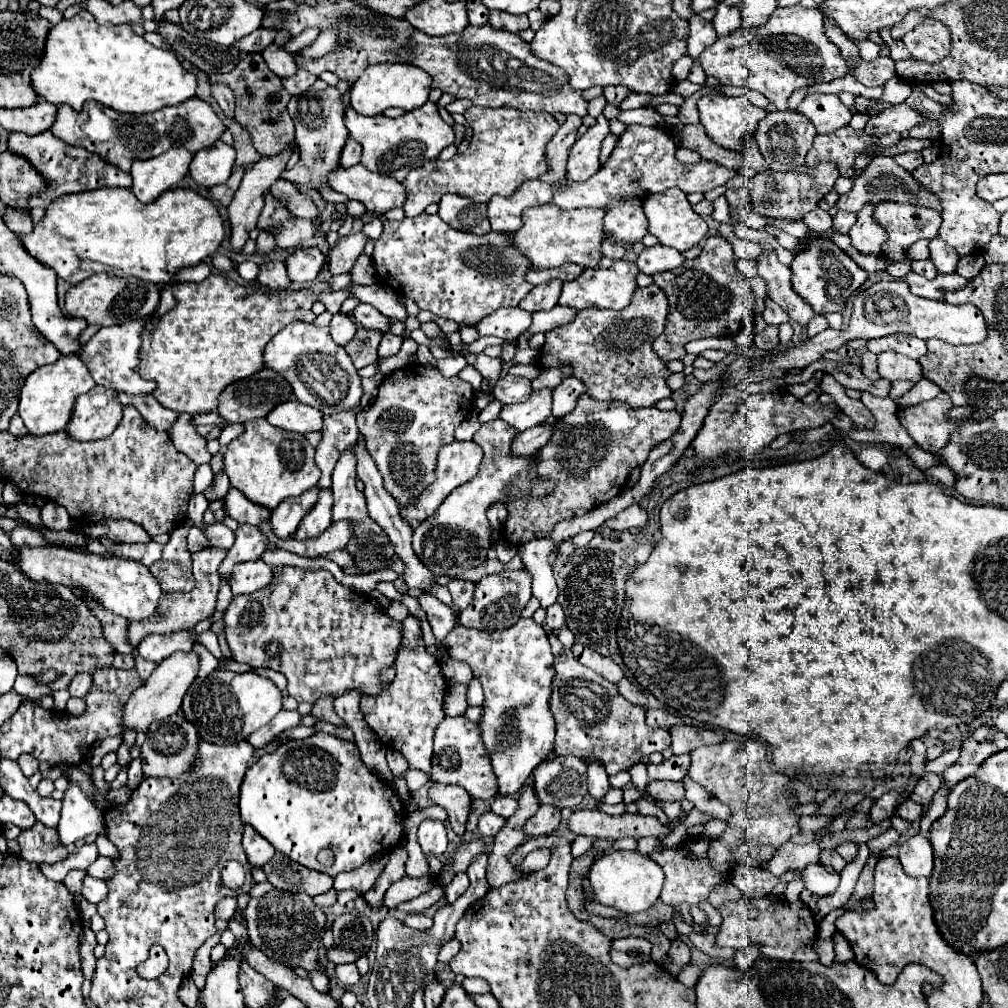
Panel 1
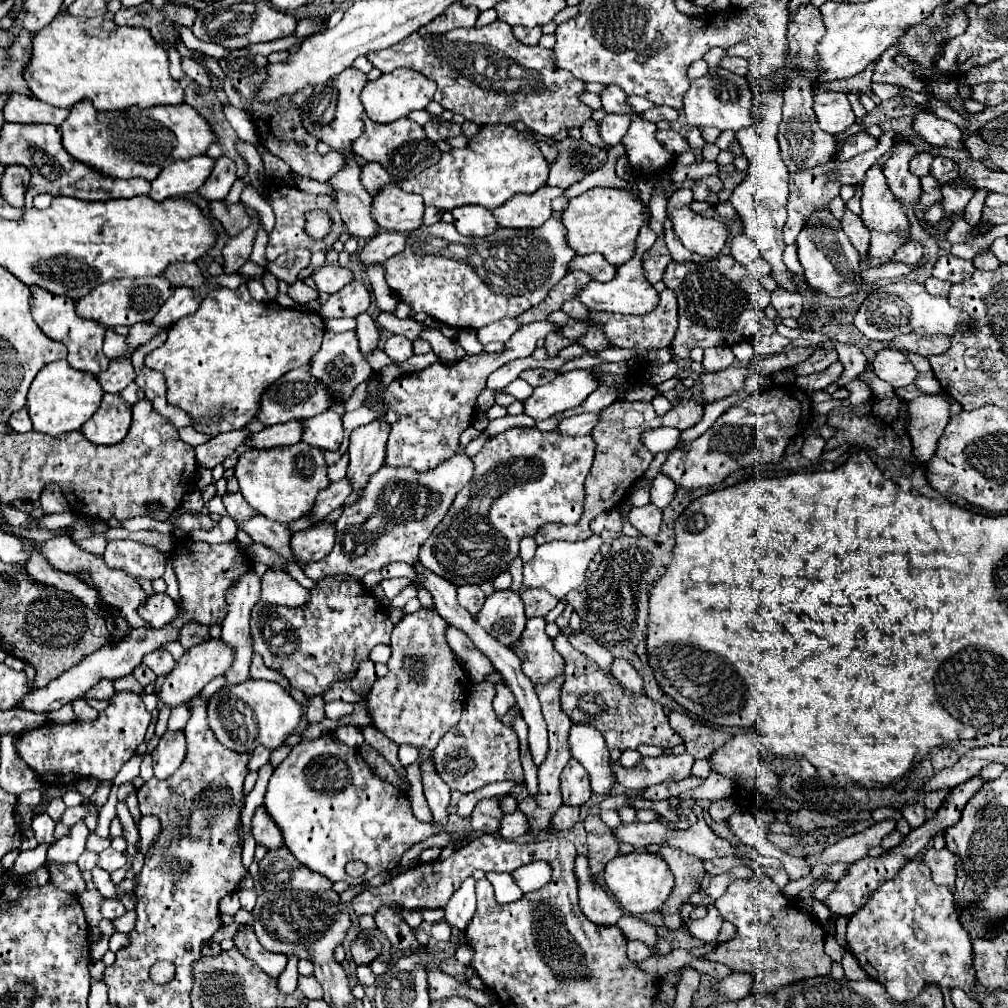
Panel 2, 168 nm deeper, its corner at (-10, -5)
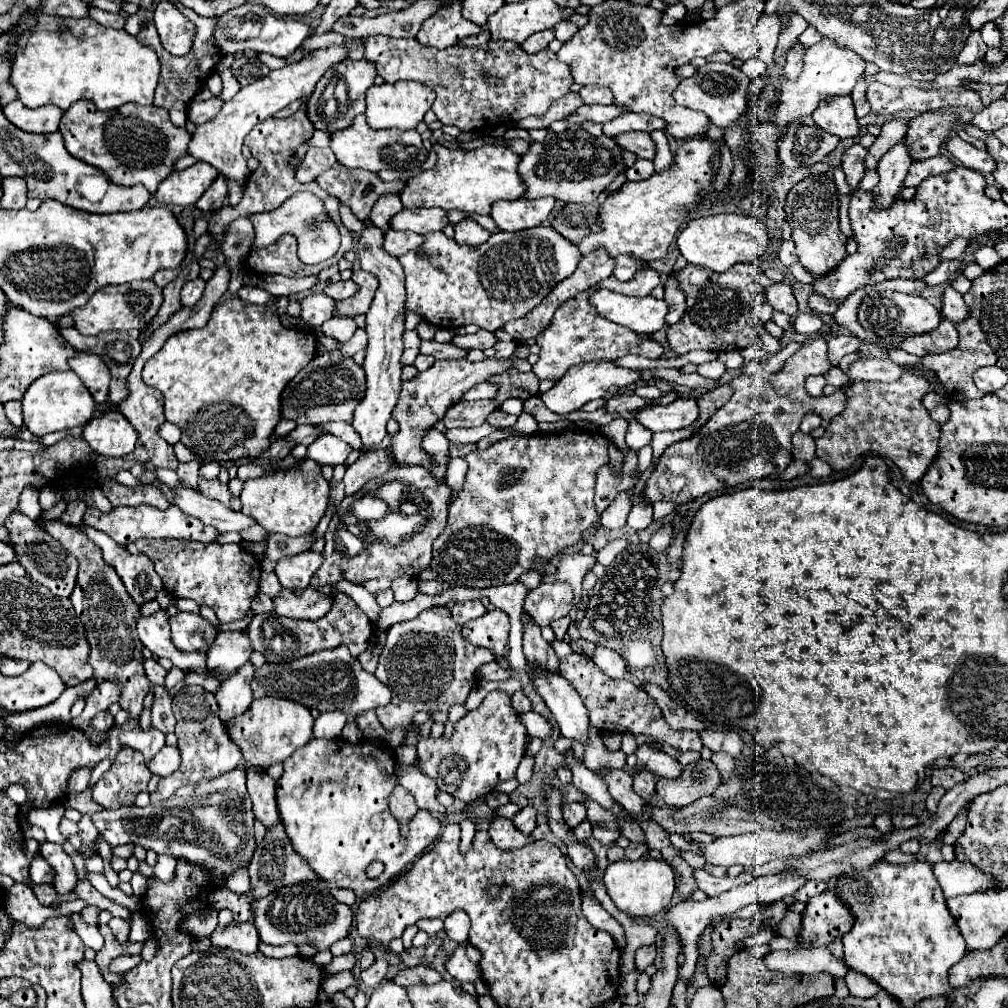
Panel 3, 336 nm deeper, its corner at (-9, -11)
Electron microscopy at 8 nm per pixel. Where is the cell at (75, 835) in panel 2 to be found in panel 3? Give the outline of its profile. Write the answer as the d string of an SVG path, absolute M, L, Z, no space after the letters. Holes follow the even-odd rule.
M35 858L31 862L31 880L37 884L49 884L53 880L55 872L51 868L51 864L47 864L47 860L43 858Z

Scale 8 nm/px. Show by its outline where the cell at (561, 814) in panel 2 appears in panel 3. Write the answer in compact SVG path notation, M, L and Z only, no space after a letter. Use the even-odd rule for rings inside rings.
M581 802L563 804L563 818L571 828L575 828L577 824L581 824L585 820L585 806Z

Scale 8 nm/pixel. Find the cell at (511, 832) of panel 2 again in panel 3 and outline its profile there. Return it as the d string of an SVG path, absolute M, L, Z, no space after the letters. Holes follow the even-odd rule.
M531 806L523 808L521 812L517 812L513 816L513 824L515 824L515 828L519 832L523 832L525 836L529 836L533 832L533 828L535 828L535 810Z

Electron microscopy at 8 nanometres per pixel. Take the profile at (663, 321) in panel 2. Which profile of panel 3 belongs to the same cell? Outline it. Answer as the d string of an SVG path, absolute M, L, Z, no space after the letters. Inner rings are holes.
M669 280L665 282L665 302L669 306L669 312L667 312L667 318L665 318L665 324L671 326L671 324L677 324L685 312L685 296L683 292L679 290L679 286L675 284L675 280Z

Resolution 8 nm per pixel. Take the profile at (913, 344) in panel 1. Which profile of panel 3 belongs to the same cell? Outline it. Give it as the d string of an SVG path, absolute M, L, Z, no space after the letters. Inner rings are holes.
M943 320L943 324L939 324L941 328L923 336L913 336L913 338L905 338L901 340L897 346L909 354L915 356L925 356L925 354L941 354L947 352L951 348L957 346L959 338L957 338L957 330L949 320Z

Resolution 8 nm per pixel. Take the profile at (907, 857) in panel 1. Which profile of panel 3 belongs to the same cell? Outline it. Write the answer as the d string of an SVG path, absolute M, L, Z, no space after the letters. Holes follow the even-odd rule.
M939 862L933 866L935 878L943 888L945 898L951 896L963 896L963 894L973 894L973 892L987 892L993 888L991 876L981 876L971 864L967 862Z

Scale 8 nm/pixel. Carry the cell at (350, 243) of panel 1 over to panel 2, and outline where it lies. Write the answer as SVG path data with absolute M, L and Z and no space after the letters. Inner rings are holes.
M382 230L378 236L374 236L360 252L358 260L362 264L372 264L372 262L386 262L386 258L398 254L400 250L404 250L404 242L406 242L408 234L396 234L396 232L386 232Z

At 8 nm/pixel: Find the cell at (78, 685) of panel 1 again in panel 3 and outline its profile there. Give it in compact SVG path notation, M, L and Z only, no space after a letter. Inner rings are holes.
M99 682L97 688L89 694L87 698L87 704L85 704L85 710L81 712L81 716L77 716L73 720L73 726L79 728L79 730L85 730L91 716L95 716L97 712L103 712L107 710L113 702L119 700L119 688L115 682Z

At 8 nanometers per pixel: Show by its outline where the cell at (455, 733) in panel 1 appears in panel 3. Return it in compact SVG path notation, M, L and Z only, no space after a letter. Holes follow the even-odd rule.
M489 692L477 710L465 714L455 724L455 734L451 740L445 740L443 736L417 736L417 740L421 768L437 782L439 790L445 790L461 802L473 802L487 794L497 782L515 778L515 770L525 754L527 730L519 722L517 712L511 708L511 696L503 692Z

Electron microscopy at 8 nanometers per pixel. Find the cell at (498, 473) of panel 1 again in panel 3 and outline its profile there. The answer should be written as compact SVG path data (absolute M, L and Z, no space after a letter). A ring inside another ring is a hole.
M571 428L561 434L531 434L525 438L505 438L489 446L487 450L473 450L465 456L469 462L469 470L463 482L461 492L457 494L455 502L449 506L449 520L447 528L437 536L433 542L433 558L431 558L431 570L437 574L437 578L443 584L455 584L455 586L471 586L471 588L489 588L489 586L499 586L499 584L511 584L515 582L523 572L531 570L531 558L539 556L545 560L553 560L563 548L571 548L575 544L583 544L583 532L591 528L597 522L597 512L593 506L593 492L595 492L595 474L597 470L609 462L609 440L601 434L595 432L581 432L581 428Z

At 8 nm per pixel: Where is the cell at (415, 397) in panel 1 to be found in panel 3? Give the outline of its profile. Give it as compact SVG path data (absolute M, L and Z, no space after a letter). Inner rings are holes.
M519 342L511 358L485 358L483 362L467 362L467 360L435 360L431 368L419 372L415 378L405 380L399 396L399 404L393 410L393 418L399 422L399 432L391 436L391 456L399 466L419 466L423 462L431 462L431 454L423 448L425 434L435 426L435 422L445 418L449 406L461 402L465 392L495 374L503 374L513 368L515 360L525 360L529 356L529 346Z

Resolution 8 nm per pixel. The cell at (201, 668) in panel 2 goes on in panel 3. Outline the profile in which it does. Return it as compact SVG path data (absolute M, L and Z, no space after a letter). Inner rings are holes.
M221 632L207 650L207 670L209 676L233 674L251 656L251 640L245 632Z

